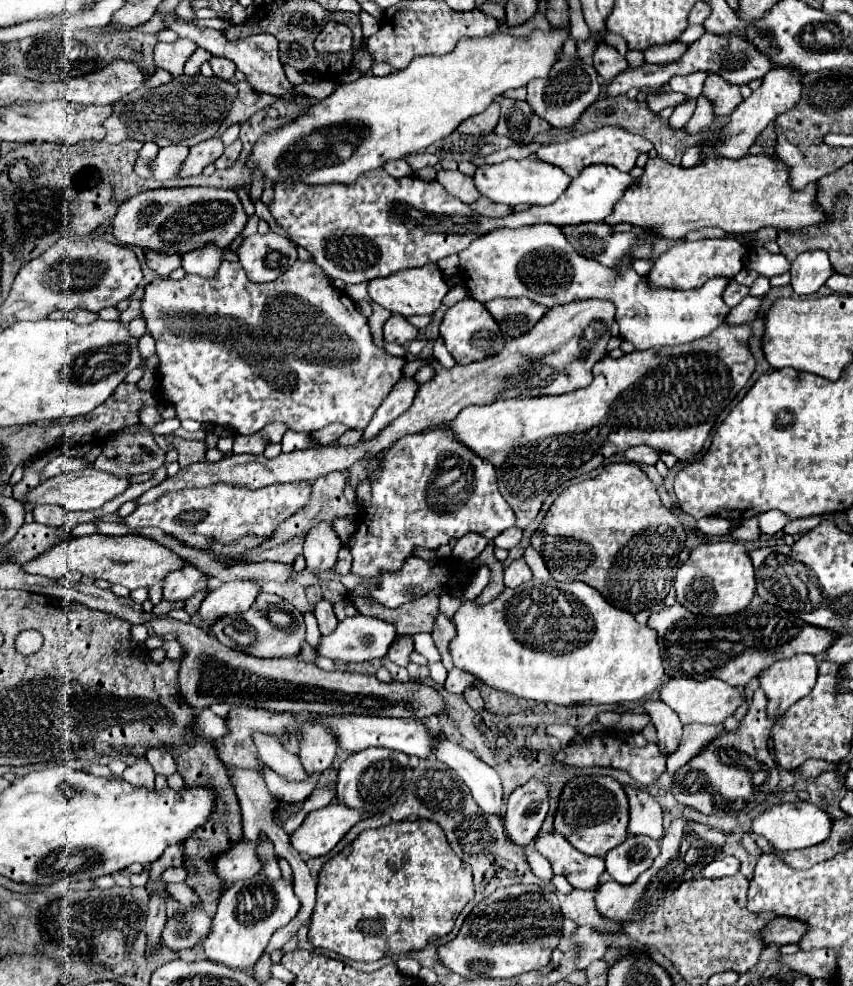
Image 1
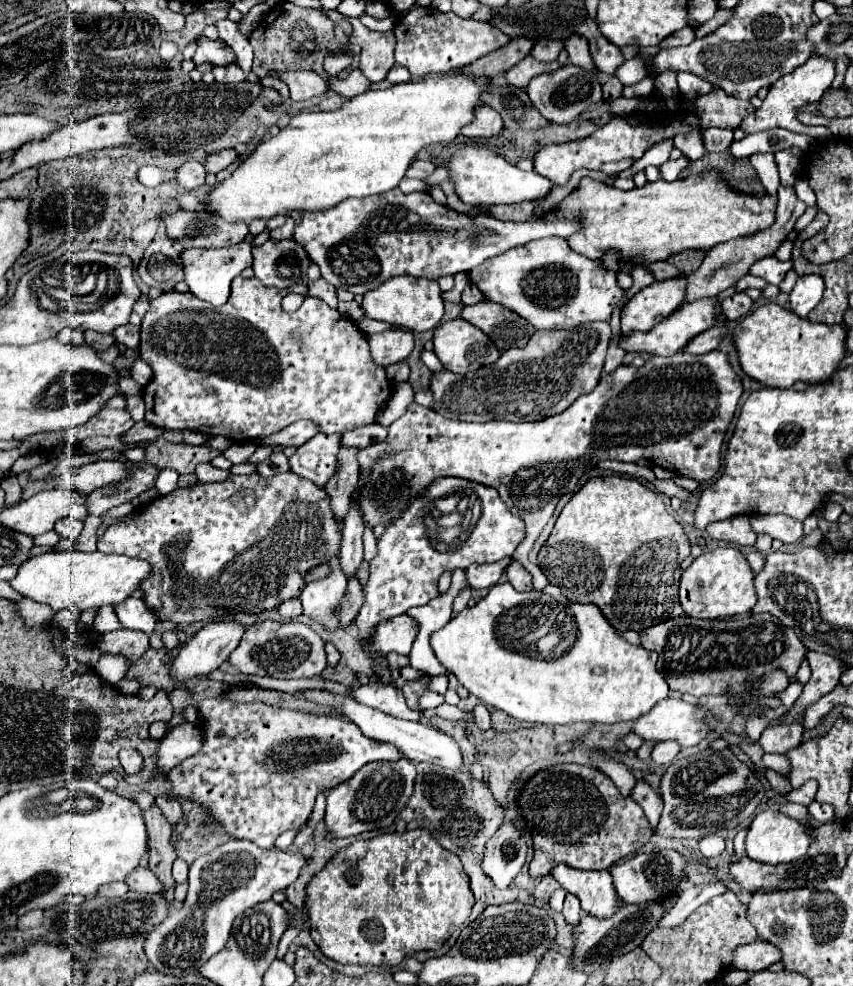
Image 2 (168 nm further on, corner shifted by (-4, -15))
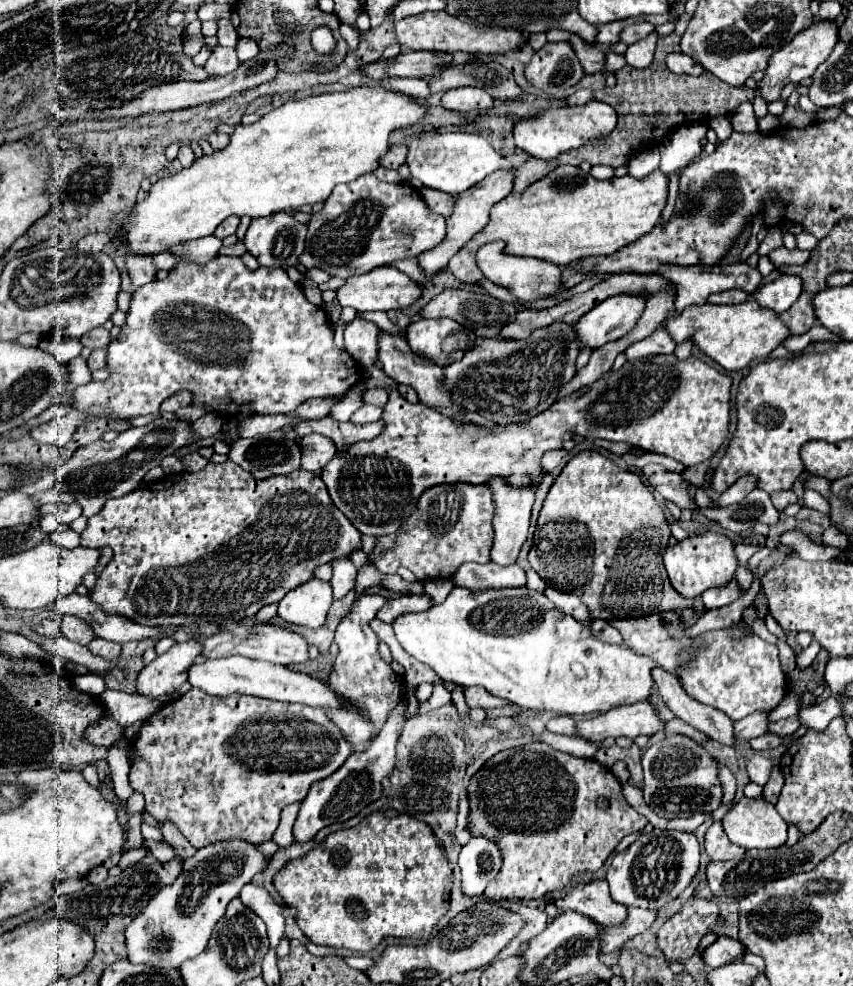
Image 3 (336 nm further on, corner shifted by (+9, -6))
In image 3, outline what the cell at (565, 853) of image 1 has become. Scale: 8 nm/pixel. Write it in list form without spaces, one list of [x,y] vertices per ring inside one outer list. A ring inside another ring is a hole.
[[[594,880],[574,888],[558,906],[580,912],[602,926],[618,926],[626,918],[626,906],[614,902],[610,898],[606,880]]]

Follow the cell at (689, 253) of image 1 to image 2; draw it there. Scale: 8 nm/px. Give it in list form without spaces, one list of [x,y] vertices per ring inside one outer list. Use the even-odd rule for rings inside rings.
[[[687,277],[655,281],[629,299],[621,311],[621,333],[647,331],[687,299]]]

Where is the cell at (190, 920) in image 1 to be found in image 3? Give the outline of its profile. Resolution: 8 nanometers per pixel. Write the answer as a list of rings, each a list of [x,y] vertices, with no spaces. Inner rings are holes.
[[[230,840],[230,842],[216,842],[202,850],[198,850],[192,858],[182,862],[182,874],[176,878],[172,886],[162,888],[148,906],[134,918],[134,922],[126,928],[126,950],[128,960],[132,964],[150,964],[156,968],[180,968],[182,962],[198,956],[212,934],[212,926],[222,918],[228,902],[240,894],[242,886],[248,884],[256,874],[260,874],[266,868],[268,860],[254,848],[254,844],[246,840]]]

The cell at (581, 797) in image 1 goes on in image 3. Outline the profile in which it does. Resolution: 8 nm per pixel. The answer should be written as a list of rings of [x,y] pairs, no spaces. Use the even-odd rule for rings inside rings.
[[[532,742],[494,754],[470,778],[466,796],[470,802],[468,822],[472,836],[494,840],[502,854],[502,868],[484,892],[490,902],[534,900],[562,892],[576,874],[596,872],[602,868],[610,852],[626,834],[638,832],[648,824],[646,816],[638,814],[626,802],[622,796],[622,784],[610,768],[592,758],[576,758],[572,754],[558,752],[544,742]],[[598,798],[608,798],[606,810],[598,808]]]

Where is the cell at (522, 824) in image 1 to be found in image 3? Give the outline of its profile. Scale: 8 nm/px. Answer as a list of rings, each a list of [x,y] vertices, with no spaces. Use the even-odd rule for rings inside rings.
[[[472,838],[458,856],[462,870],[462,894],[468,898],[480,898],[490,880],[500,870],[500,850],[488,838]]]

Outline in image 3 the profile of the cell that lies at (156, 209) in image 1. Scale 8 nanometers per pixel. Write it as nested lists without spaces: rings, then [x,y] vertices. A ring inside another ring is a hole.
[[[226,218],[218,228],[216,228],[216,232],[214,232],[214,236],[218,236],[220,240],[222,238],[226,238],[226,236],[230,236],[230,234],[234,234],[236,232],[236,228],[238,228],[238,222],[240,222],[240,218]]]

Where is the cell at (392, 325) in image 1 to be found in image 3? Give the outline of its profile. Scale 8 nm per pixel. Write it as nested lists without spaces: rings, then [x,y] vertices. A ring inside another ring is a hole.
[[[354,318],[344,328],[344,350],[360,364],[368,366],[376,362],[380,328],[374,322]]]

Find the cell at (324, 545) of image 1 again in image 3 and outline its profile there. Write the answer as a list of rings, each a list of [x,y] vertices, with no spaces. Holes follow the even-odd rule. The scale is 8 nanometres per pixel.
[[[318,578],[306,582],[306,586],[298,586],[298,590],[290,590],[286,598],[278,602],[276,616],[284,622],[320,628],[326,622],[326,614],[332,606],[330,584]]]

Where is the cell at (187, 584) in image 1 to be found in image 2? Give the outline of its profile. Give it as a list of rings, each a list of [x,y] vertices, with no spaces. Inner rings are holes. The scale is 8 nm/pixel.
[[[253,473],[253,475],[231,475],[231,479],[227,479],[223,483],[195,483],[185,489],[177,487],[167,497],[153,501],[141,515],[135,515],[133,519],[127,519],[119,525],[109,525],[97,541],[97,549],[101,553],[119,553],[119,555],[129,555],[129,557],[149,561],[153,567],[153,579],[143,583],[143,591],[147,595],[145,603],[157,615],[159,621],[171,621],[175,625],[181,625],[181,623],[195,623],[195,621],[225,619],[225,615],[235,615],[235,613],[259,613],[259,611],[277,607],[285,599],[299,597],[299,591],[303,591],[303,585],[305,585],[305,581],[303,581],[305,573],[313,565],[327,563],[333,555],[339,553],[337,551],[339,535],[341,535],[341,531],[339,531],[339,527],[335,527],[335,517],[331,515],[331,511],[327,507],[327,495],[321,487],[315,487],[315,483],[311,483],[307,479],[299,479],[293,473],[281,473],[281,475],[273,475],[273,477],[261,477],[259,473]]]

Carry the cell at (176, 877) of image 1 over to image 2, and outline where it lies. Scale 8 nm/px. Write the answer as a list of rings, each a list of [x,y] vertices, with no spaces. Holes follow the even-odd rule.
[[[177,859],[173,863],[173,879],[175,879],[175,883],[185,883],[187,881],[187,863],[183,859]]]

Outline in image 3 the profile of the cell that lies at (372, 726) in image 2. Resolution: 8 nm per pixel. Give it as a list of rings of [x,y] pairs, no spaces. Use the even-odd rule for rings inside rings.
[[[228,656],[220,660],[198,660],[188,668],[188,682],[192,688],[200,688],[210,696],[232,696],[232,694],[250,694],[268,700],[282,700],[282,702],[298,702],[314,708],[324,706],[342,706],[334,692],[326,686],[326,682],[310,678],[308,674],[292,672],[286,666],[278,666],[272,662],[260,662],[244,656]]]

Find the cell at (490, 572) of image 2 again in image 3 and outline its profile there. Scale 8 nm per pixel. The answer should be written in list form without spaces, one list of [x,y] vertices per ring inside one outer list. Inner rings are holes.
[[[466,564],[454,574],[454,584],[480,592],[480,590],[500,590],[500,588],[520,588],[526,586],[526,572],[520,564],[500,566],[500,564]]]

